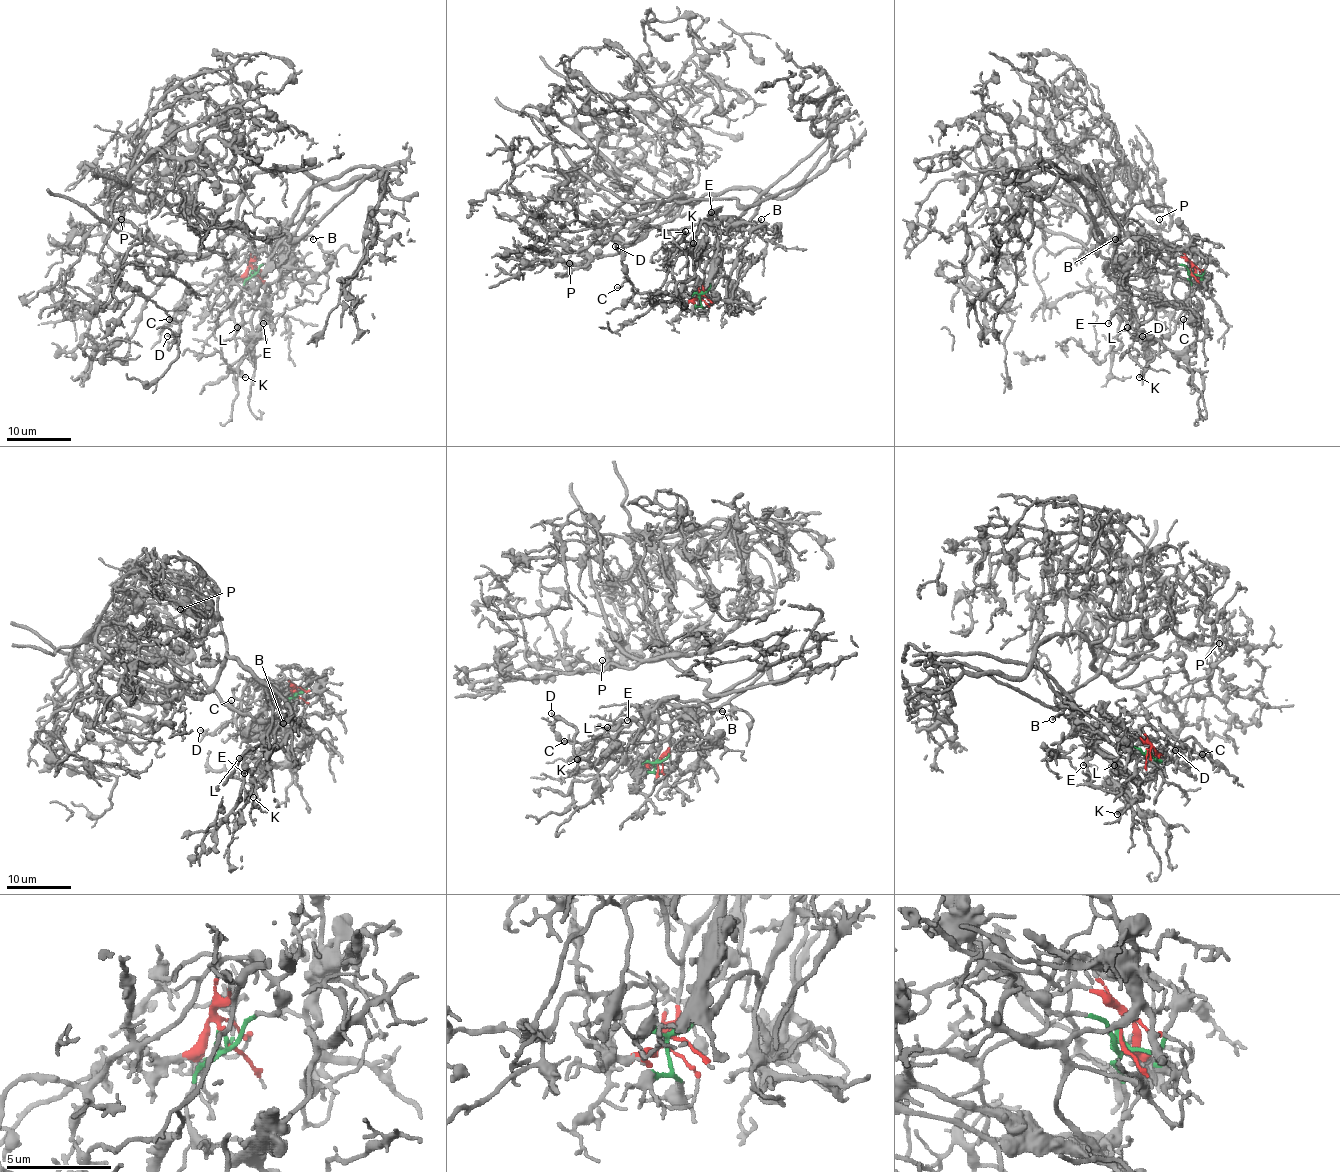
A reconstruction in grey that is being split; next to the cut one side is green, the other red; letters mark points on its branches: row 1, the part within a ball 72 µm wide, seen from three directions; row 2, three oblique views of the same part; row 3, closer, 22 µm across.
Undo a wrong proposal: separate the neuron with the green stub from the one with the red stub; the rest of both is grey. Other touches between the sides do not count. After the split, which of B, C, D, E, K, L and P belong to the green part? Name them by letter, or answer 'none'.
B, C, D, P

